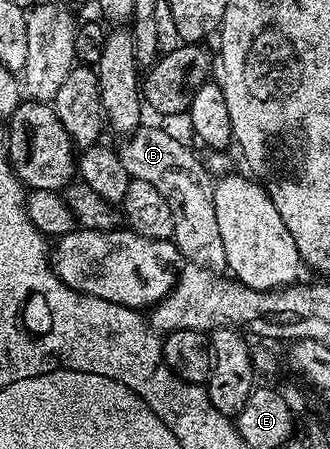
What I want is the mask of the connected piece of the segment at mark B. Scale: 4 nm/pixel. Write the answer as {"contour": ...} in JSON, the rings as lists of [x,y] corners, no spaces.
{"contour":[[[140,126],[121,147],[123,164],[132,179],[149,181],[165,197],[173,213],[175,233],[173,242],[186,262],[198,267],[208,267],[219,273],[226,268],[225,241],[217,230],[217,209],[213,205],[215,183],[204,160],[194,155],[181,140],[159,127]]]}

